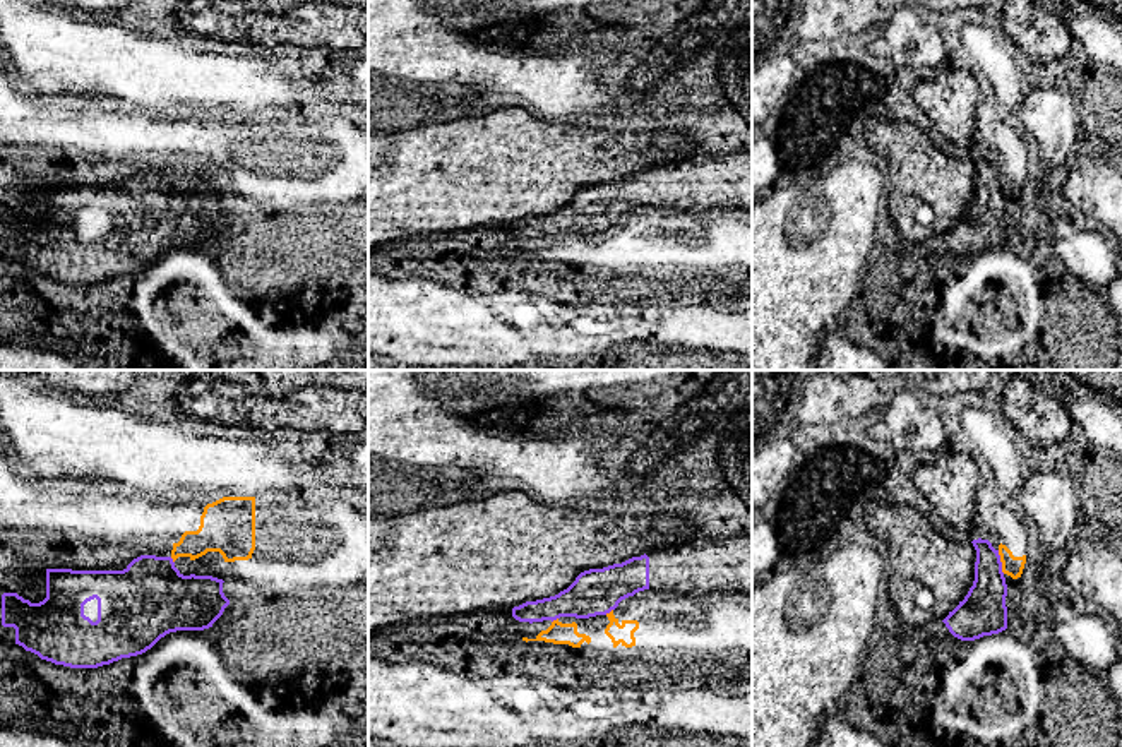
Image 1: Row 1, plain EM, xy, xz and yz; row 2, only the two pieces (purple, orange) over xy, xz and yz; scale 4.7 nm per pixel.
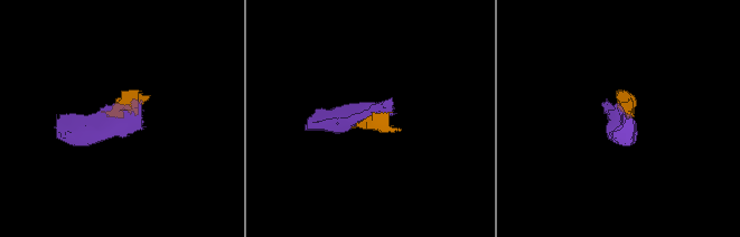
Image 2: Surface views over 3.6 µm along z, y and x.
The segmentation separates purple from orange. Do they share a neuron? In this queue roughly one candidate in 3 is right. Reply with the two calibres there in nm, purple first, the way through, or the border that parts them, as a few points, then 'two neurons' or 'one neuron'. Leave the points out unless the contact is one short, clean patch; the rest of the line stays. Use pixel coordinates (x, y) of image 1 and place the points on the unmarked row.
220/100 nm | along yz (997, 167), (1004, 189) | two neurons

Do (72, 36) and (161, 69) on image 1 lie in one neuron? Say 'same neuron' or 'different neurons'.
same neuron

